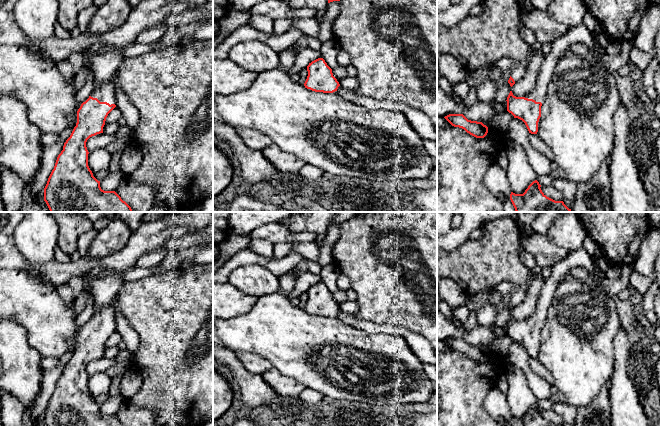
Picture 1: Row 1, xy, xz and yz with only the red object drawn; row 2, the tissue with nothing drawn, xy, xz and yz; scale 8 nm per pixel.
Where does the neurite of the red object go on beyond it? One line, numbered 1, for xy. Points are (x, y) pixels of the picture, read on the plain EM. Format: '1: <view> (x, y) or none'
1: xy (105, 317)

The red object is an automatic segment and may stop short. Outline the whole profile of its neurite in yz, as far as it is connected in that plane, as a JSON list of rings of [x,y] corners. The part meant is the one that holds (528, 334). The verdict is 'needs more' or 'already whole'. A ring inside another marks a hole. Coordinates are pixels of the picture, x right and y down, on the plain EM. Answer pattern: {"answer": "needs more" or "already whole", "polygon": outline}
{"answer": "needs more", "polygon": [[[584,246],[569,252],[559,265],[551,267],[550,276],[544,281],[534,313],[523,321],[516,321],[510,315],[507,321],[507,335],[514,342],[522,344],[529,357],[537,358],[538,346],[541,341],[541,330],[545,324],[550,302],[555,294],[557,284],[568,276],[574,267],[582,267],[591,272],[594,269],[592,258]]]}

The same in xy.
{"answer": "needs more", "polygon": [[[111,305],[94,312],[89,322],[83,326],[77,335],[77,347],[70,361],[66,364],[63,374],[58,379],[44,412],[45,426],[125,426],[115,415],[104,415],[100,405],[94,400],[88,390],[87,364],[103,357],[108,338],[116,331],[114,309]]]}

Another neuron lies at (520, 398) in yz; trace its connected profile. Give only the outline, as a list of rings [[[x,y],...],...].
[[[509,365],[505,374],[508,381],[506,396],[511,416],[523,418],[528,410],[536,404],[537,398],[532,393],[522,369]]]

